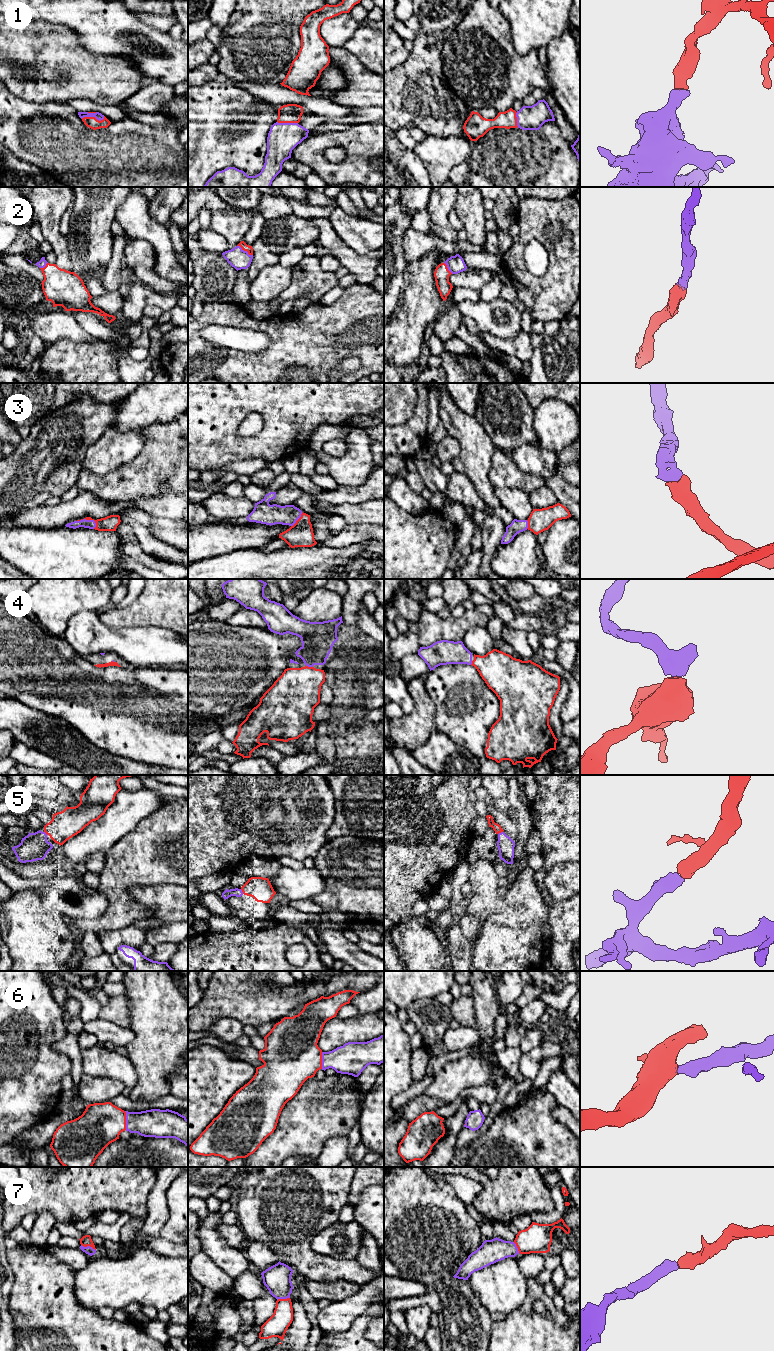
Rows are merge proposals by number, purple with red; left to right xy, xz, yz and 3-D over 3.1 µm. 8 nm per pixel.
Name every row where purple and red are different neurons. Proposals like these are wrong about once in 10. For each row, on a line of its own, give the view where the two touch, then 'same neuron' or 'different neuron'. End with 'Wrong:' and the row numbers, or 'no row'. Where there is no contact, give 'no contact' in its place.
1: xy | same neuron
2: xz | same neuron
3: xy | same neuron
4: xz | same neuron
5: xz | same neuron
6: xy | same neuron
7: xy | same neuron
Wrong: no row

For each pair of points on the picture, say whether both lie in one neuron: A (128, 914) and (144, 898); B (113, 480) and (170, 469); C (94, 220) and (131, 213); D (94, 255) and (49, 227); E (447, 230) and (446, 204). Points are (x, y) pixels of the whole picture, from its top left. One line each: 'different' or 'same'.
A: different
B: same
C: different
D: different
E: same

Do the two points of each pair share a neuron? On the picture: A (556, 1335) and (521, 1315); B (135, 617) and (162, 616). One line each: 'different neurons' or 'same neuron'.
A: same neuron
B: same neuron

